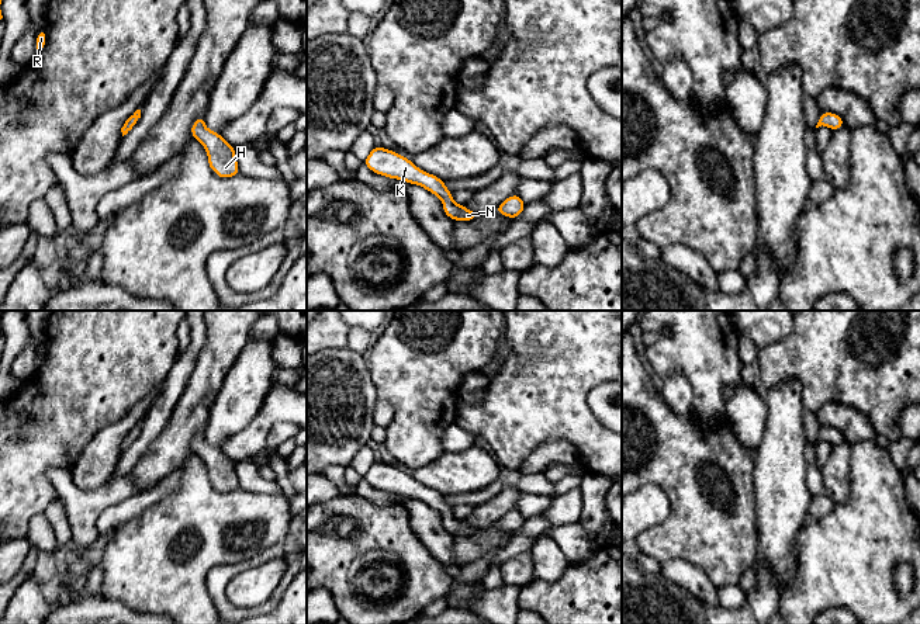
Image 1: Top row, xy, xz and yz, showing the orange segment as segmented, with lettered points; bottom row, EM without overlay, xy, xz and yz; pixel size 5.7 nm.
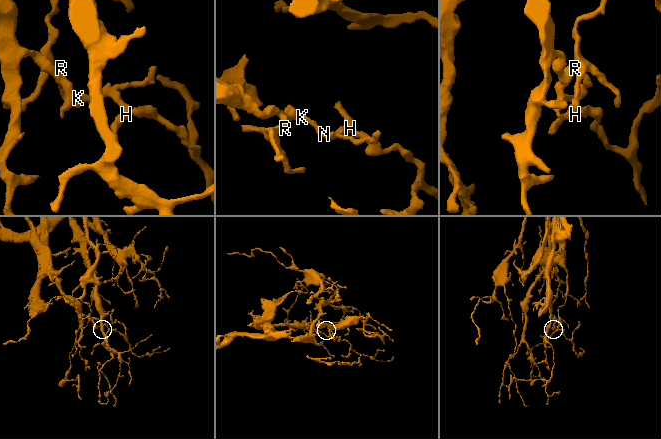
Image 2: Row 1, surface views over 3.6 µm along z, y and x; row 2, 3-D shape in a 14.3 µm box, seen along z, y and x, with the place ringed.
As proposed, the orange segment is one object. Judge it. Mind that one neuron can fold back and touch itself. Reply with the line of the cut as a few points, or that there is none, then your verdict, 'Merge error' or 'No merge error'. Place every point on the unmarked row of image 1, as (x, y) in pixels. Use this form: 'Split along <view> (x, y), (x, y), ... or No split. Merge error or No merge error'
No split. No merge error

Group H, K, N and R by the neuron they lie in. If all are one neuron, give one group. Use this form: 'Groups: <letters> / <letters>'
Groups: H K N R

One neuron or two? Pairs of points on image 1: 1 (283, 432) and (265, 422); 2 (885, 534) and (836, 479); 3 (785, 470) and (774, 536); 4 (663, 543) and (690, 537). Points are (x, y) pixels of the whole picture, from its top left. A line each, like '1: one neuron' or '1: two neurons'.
1: two neurons
2: two neurons
3: one neuron
4: one neuron

